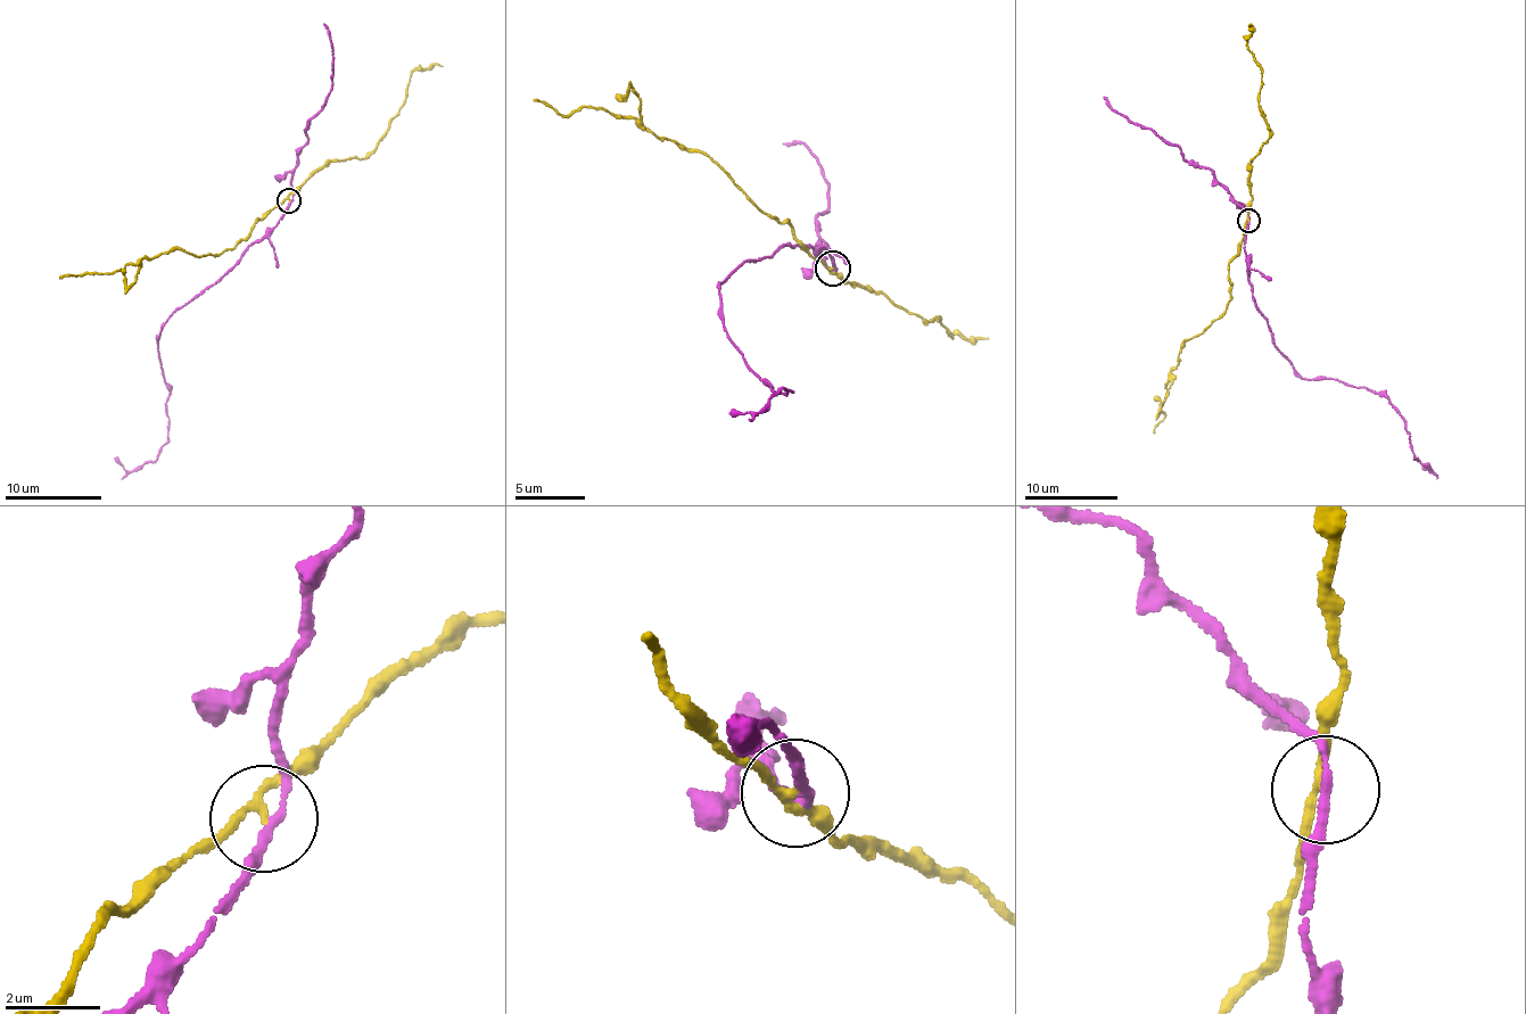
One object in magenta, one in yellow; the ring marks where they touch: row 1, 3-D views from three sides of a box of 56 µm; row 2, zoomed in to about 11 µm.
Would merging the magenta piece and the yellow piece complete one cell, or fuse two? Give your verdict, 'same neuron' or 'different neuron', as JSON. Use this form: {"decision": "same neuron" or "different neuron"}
{"decision": "different neuron"}

